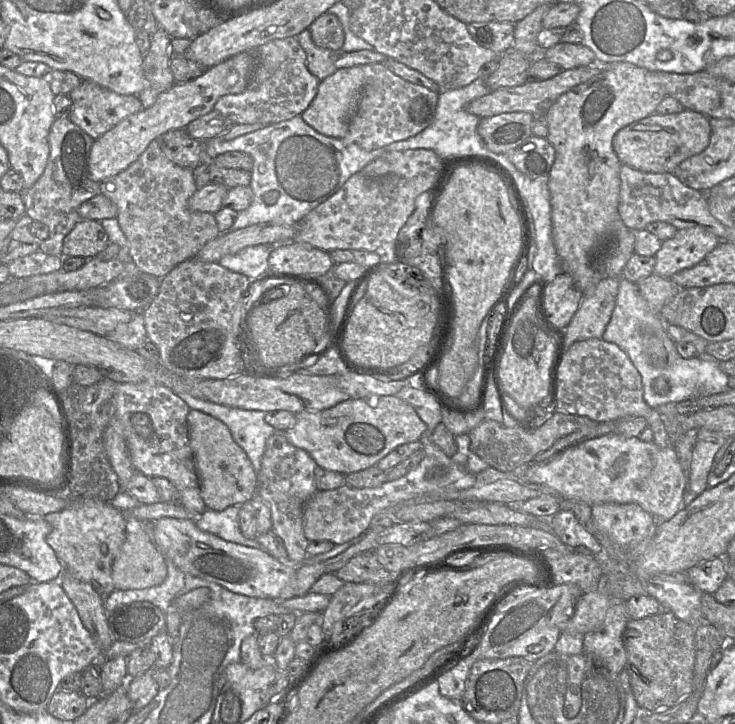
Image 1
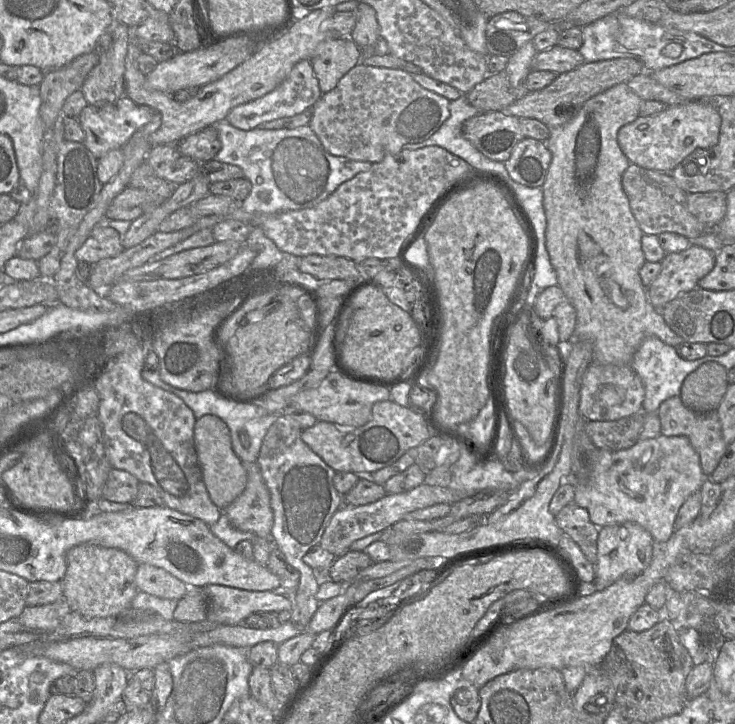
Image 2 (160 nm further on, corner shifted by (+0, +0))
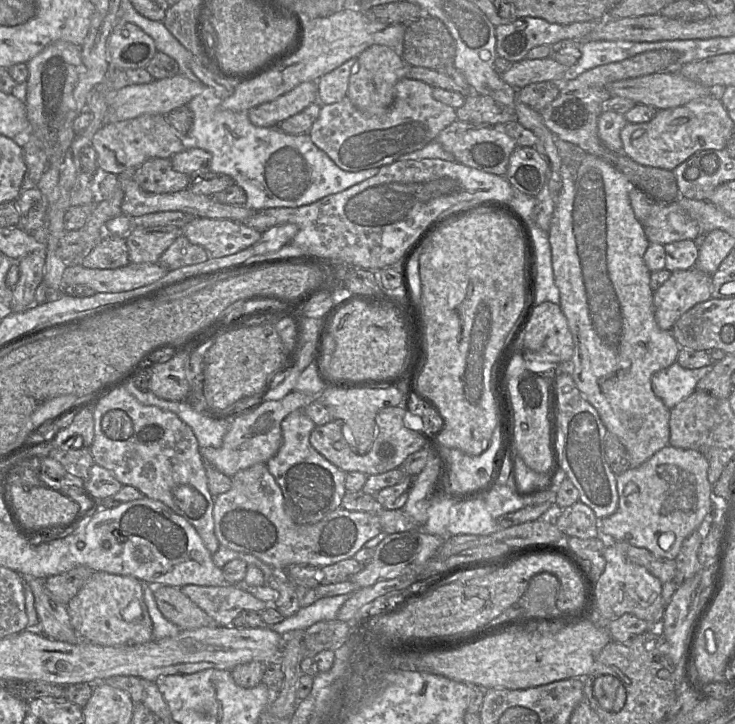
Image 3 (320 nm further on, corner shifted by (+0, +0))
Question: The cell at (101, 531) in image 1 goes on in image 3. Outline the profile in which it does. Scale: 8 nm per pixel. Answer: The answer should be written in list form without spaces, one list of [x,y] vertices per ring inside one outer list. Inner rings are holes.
[[[95,571],[67,603],[71,623],[81,639],[101,646],[138,645],[153,639],[153,624],[141,582],[132,576]]]

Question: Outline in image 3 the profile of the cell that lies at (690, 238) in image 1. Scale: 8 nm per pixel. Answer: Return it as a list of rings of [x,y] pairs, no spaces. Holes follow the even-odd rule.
[[[696,267],[676,270],[653,293],[659,327],[671,331],[676,321],[695,305],[712,298],[712,276]]]

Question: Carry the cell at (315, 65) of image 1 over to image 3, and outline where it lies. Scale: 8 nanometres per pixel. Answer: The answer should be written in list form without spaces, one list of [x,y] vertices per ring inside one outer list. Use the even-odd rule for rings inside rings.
[[[351,58],[317,80],[317,99],[323,104],[334,104],[347,96],[349,78],[357,58]]]

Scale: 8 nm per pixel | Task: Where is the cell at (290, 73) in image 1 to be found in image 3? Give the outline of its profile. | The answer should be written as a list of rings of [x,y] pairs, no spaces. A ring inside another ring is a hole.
[[[302,82],[275,100],[251,108],[247,114],[255,126],[278,126],[282,121],[300,113],[316,100],[317,83]]]

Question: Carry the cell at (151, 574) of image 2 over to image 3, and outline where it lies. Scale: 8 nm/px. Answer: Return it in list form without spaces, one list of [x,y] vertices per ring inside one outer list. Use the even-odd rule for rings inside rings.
[[[150,583],[160,612],[181,630],[216,626],[215,621],[184,595],[180,588]]]

